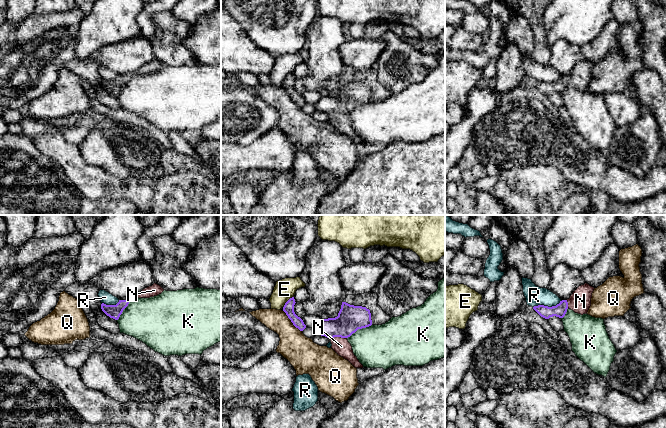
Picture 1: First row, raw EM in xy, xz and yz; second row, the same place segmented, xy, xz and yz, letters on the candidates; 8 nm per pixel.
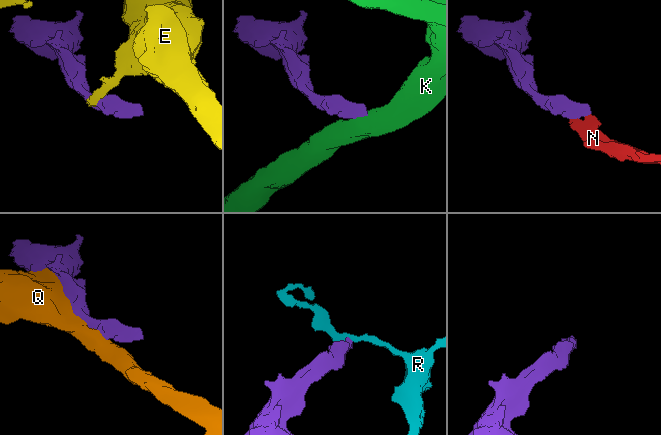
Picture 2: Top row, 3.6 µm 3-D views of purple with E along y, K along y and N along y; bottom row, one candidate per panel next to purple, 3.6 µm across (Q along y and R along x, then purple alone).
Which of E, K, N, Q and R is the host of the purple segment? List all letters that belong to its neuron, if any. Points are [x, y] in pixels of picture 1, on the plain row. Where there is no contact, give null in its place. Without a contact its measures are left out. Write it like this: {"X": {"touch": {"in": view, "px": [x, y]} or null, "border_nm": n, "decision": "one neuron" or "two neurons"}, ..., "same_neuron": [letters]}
{"E": {"touch": {"in": "xz", "px": [288, 76]}, "border_nm": 120, "decision": "two neurons"}, "K": {"touch": {"in": "xz", "px": [359, 104]}, "border_nm": 240, "decision": "two neurons"}, "N": {"touch": {"in": "xz", "px": [338, 112]}, "border_nm": 140, "decision": "one neuron"}, "Q": {"touch": {"in": "xz", "px": [291, 97]}, "border_nm": 220, "decision": "two neurons"}, "R": {"touch": {"in": "yz", "px": [547, 82]}, "border_nm": 240, "decision": "two neurons"}, "same_neuron": ["N"]}

